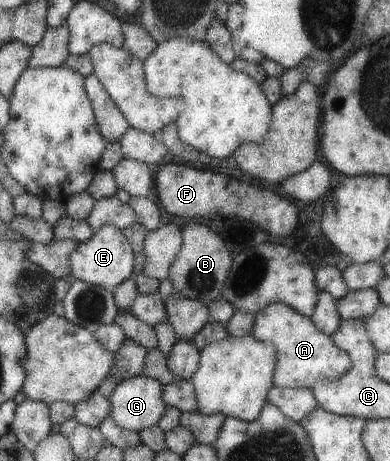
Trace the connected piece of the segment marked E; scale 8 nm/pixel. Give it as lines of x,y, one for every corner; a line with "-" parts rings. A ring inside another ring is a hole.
104,225
94,231
94,234
79,243
69,258
72,280
101,286
114,290
118,283
134,277
136,268
136,253
131,242
121,229
114,225

